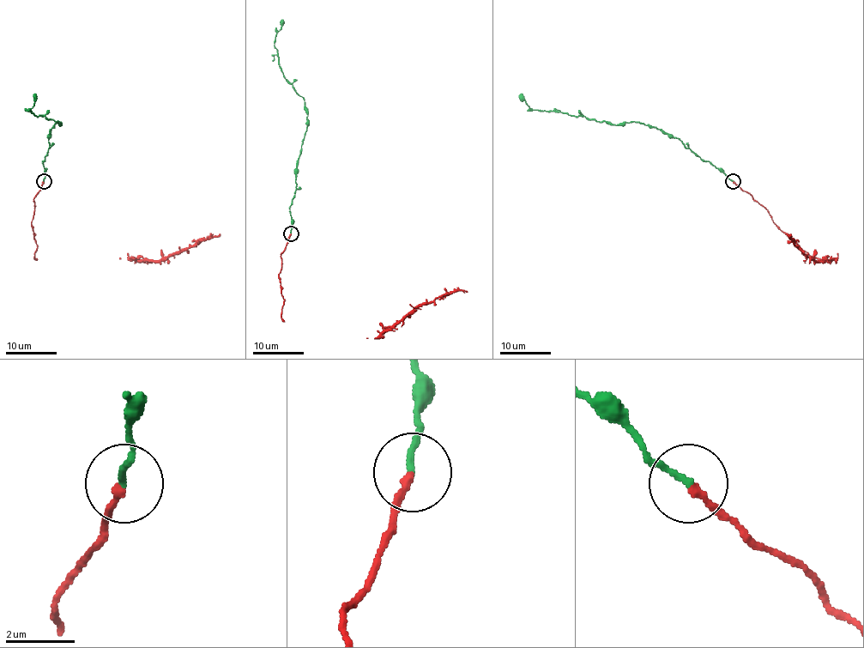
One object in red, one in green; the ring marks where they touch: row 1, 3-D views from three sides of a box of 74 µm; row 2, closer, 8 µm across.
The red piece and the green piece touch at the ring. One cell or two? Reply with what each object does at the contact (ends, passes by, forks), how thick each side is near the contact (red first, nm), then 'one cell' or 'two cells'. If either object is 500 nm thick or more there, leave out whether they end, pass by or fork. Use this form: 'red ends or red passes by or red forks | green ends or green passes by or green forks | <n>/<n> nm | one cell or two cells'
red ends | green ends | 200/170 nm | one cell

